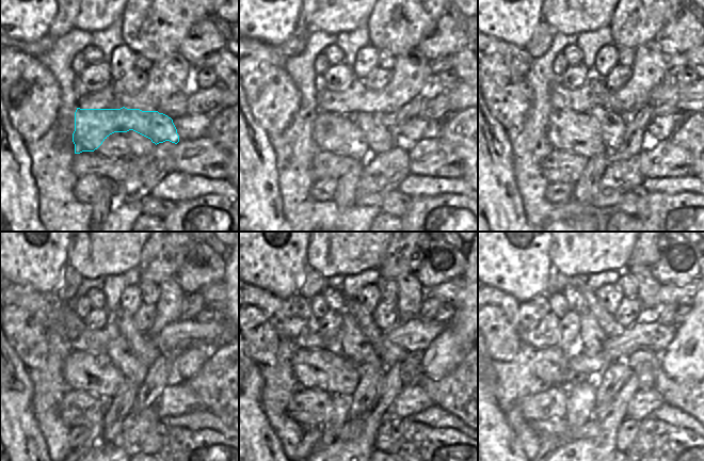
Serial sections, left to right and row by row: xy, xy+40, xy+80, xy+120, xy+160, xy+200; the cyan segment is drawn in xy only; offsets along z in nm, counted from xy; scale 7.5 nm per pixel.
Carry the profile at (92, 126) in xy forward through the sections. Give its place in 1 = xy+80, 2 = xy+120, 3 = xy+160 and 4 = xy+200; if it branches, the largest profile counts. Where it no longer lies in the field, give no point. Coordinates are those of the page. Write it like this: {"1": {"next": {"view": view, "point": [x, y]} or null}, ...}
{"1": {"next": {"view": "xy+80", "point": [660, 128]}}, "2": {"next": {"view": "xy+120", "point": [188, 363]}}, "3": {"next": {"view": "xy+160", "point": [447, 351]}}, "4": {"next": {"view": "xy+200", "point": [694, 350]}}}

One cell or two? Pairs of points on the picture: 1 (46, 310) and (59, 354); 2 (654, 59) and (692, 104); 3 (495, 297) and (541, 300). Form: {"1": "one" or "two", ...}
{"1": "two", "2": "two", "3": "one"}

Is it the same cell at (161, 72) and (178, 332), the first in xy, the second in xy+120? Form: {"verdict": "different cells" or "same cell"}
{"verdict": "different cells"}

